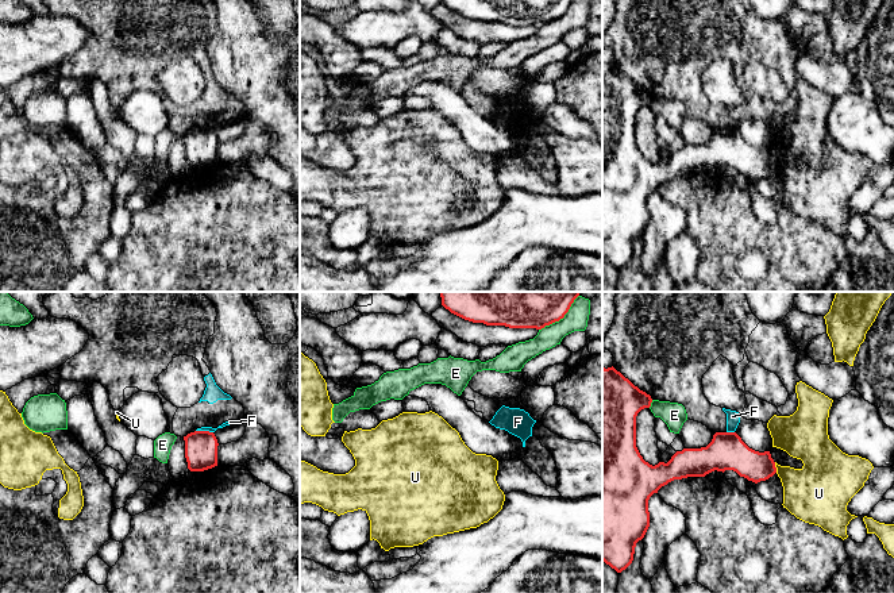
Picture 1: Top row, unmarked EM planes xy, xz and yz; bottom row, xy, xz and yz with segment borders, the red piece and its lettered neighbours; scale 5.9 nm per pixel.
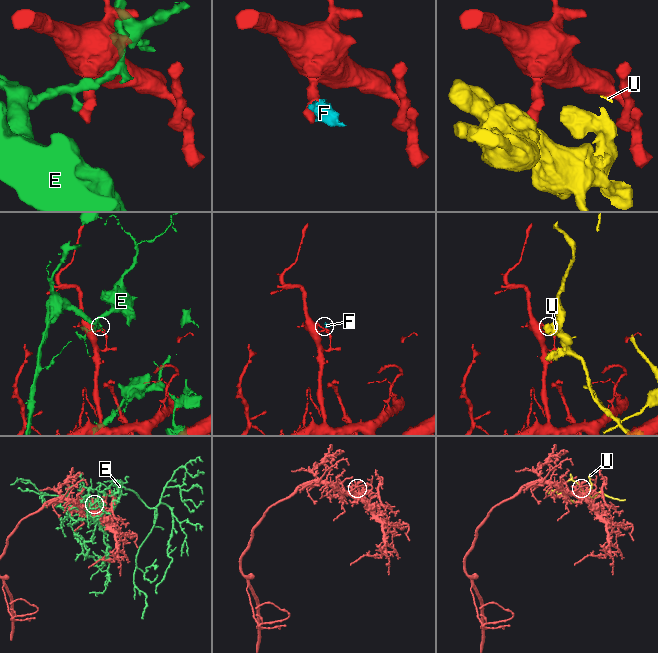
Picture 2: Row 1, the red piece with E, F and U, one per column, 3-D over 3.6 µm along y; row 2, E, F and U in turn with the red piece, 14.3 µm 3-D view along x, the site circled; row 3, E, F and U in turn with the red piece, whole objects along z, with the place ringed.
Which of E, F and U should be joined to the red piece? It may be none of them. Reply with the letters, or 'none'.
none

